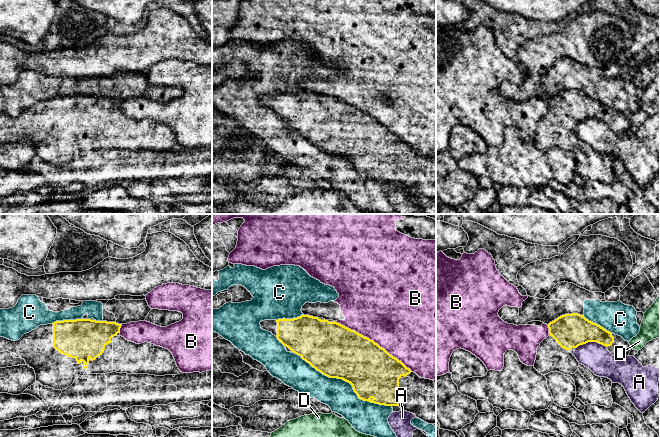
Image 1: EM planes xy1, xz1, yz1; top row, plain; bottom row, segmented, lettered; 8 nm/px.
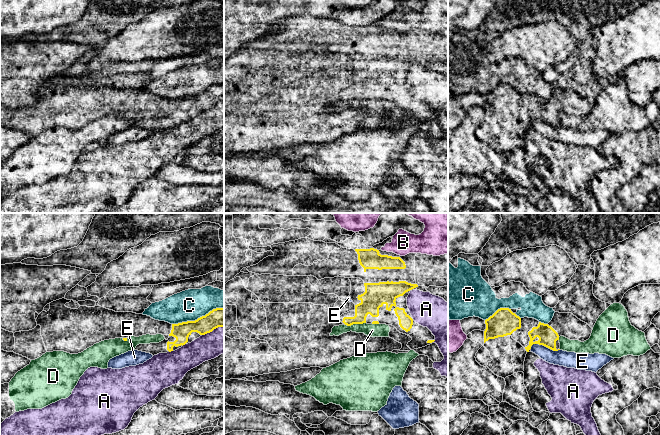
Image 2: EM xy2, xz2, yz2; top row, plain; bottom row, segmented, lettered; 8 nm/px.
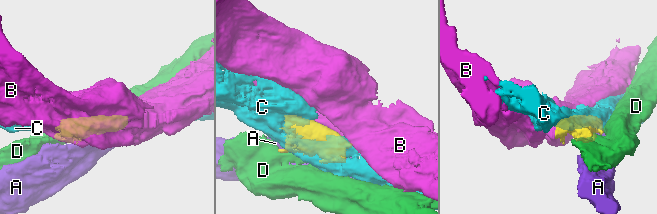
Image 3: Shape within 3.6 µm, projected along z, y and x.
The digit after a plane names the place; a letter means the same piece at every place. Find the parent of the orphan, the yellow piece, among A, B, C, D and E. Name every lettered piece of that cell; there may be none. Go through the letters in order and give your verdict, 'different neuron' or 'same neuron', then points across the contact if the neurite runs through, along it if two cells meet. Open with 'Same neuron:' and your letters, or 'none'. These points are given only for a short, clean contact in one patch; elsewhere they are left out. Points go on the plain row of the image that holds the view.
Same neuron: none
A: different neuron
B: different neuron
C: different neuron
D: different neuron | along xz2 (365, 98), (345, 101)
E: different neuron | along yz2 (531, 121), (544, 121), (553, 126), (559, 126)

